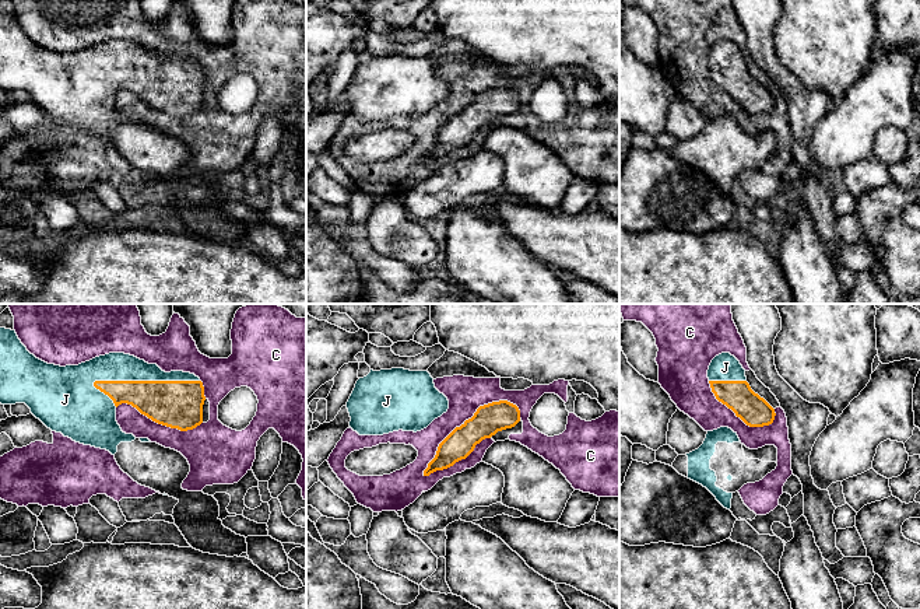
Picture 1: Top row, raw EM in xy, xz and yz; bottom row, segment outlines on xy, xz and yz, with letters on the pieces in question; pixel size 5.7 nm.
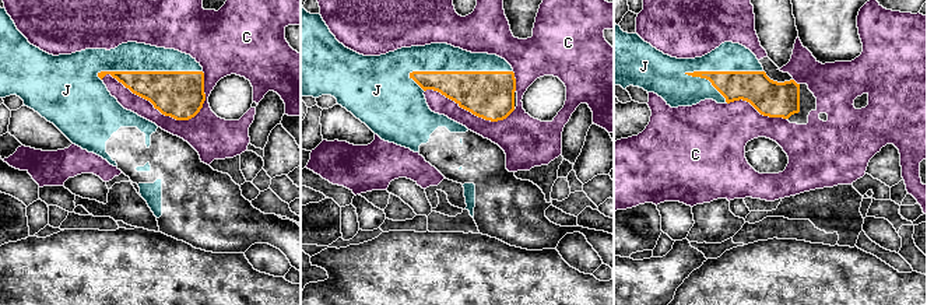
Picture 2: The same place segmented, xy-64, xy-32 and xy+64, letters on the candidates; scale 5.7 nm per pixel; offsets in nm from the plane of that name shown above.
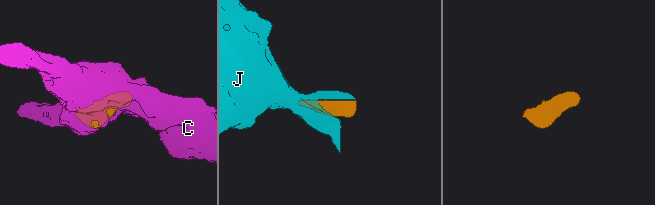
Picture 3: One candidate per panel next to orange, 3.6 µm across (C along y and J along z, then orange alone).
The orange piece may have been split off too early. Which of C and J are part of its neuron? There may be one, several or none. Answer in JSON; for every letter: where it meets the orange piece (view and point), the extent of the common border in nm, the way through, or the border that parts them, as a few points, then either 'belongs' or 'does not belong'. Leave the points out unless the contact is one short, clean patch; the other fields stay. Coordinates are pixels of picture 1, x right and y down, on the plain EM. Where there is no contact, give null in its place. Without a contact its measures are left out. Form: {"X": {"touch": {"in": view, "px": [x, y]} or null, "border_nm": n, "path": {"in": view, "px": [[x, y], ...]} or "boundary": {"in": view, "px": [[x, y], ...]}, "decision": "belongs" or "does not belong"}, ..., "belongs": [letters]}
{"C": {"touch": {"in": "xz", "px": [466, 107]}, "border_nm": 700, "decision": "does not belong"}, "J": {"touch": {"in": "xy", "px": [144, 67]}, "border_nm": 600, "decision": "belongs"}, "belongs": ["J"]}

